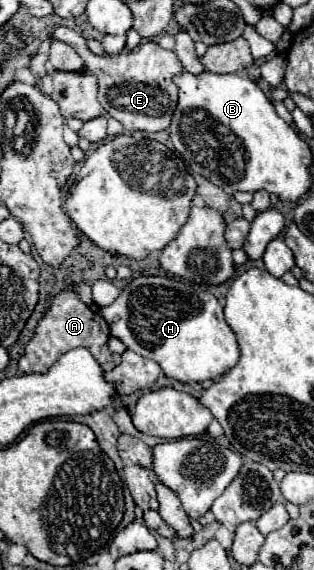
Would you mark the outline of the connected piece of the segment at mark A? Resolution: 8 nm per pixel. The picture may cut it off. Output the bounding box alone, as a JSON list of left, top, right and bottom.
[18,287,114,373]

